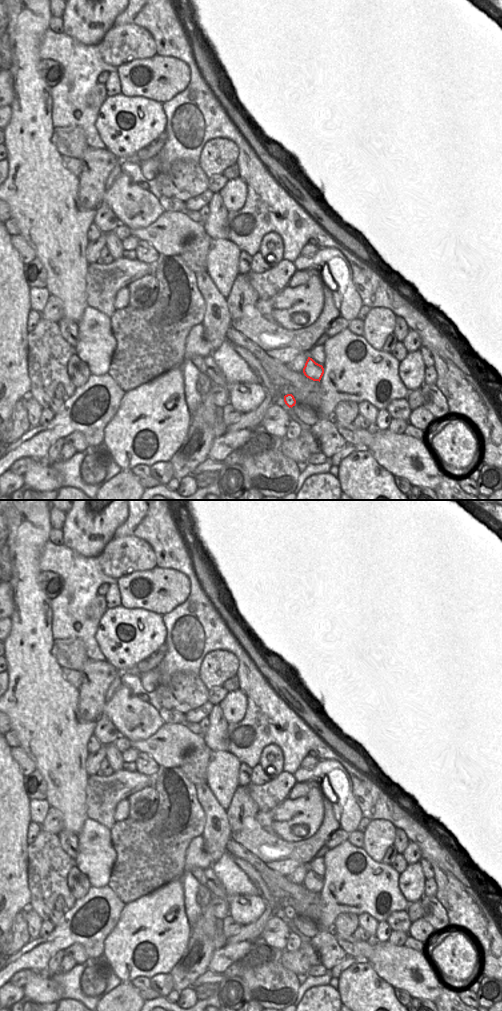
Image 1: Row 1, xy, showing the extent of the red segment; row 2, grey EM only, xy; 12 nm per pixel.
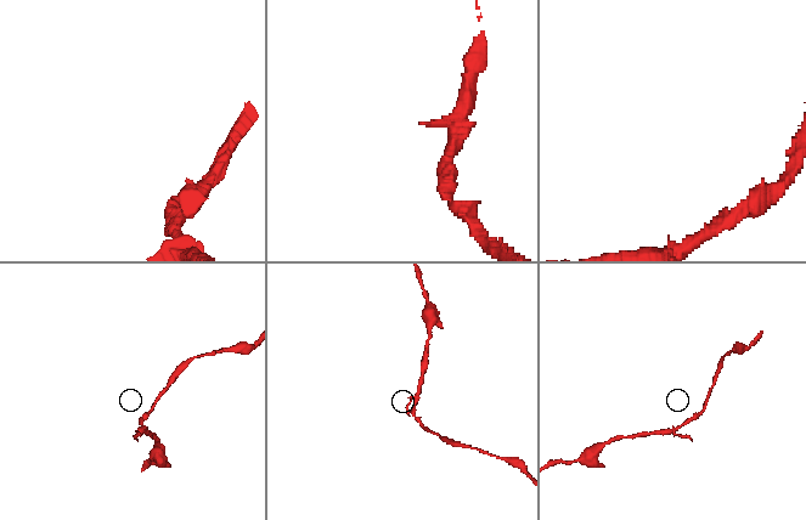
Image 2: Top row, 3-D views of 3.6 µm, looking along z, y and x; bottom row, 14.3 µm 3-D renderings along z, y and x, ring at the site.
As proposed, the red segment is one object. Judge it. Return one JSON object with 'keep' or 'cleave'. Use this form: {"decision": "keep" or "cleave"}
{"decision": "keep"}

